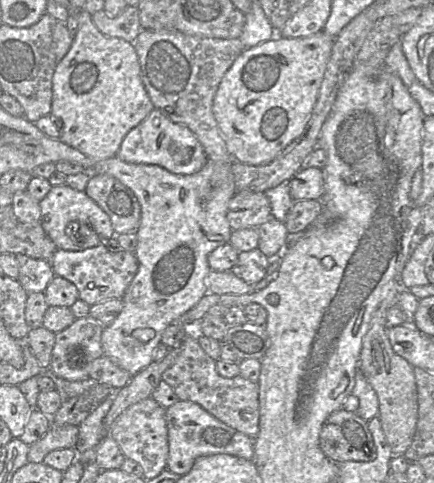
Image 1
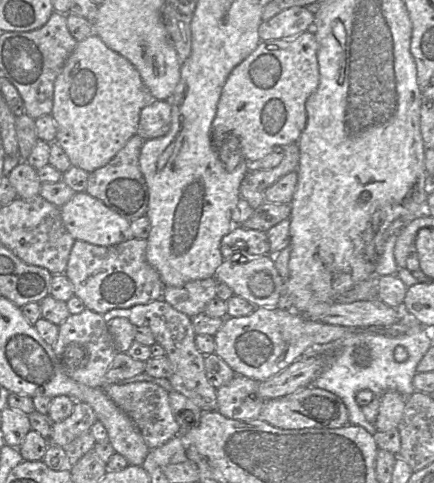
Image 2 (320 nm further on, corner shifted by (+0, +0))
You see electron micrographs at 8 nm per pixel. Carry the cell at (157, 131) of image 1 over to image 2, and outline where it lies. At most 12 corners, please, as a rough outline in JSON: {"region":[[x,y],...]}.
{"region":[[154,100],[140,113],[144,140],[169,132],[171,103]]}

